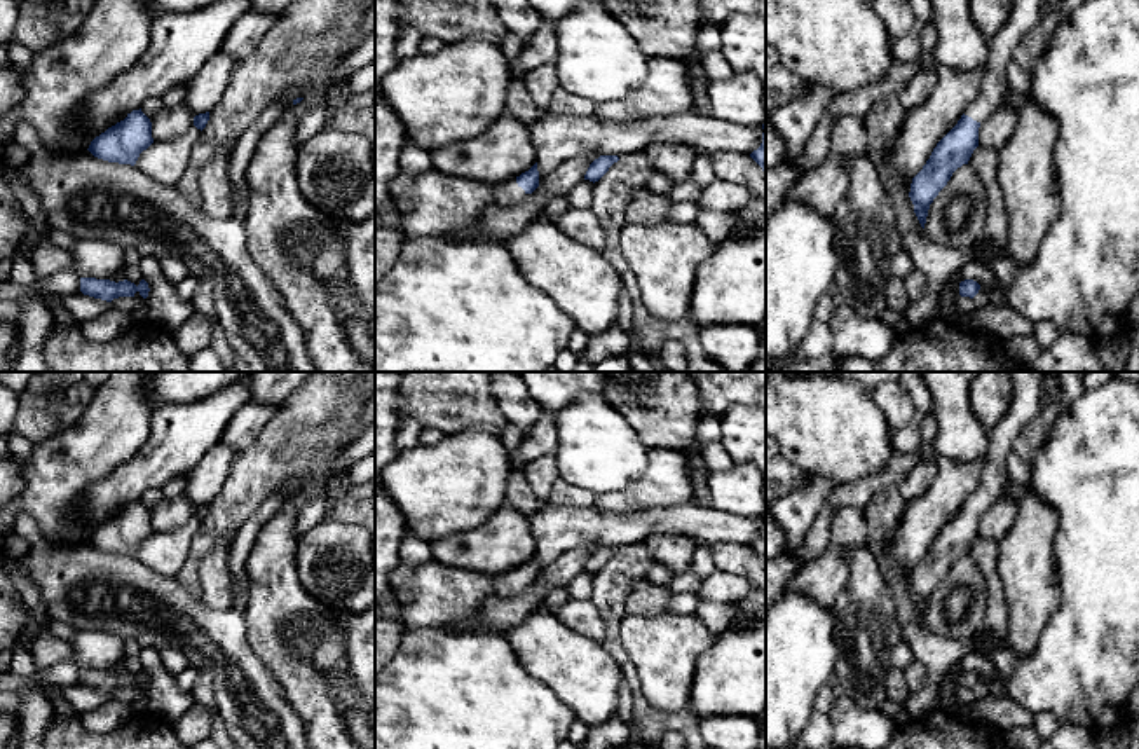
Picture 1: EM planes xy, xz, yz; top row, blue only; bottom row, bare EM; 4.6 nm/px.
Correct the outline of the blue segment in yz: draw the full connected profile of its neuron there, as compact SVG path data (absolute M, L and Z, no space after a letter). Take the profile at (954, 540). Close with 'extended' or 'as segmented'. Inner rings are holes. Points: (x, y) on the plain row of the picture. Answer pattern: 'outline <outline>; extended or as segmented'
outline M1006 372L1012 379L1012 400L1005 417L989 431L989 450L977 489L965 499L958 515L937 534L923 560L912 569L909 588L924 620L930 595L947 576L952 564L968 555L979 538L980 515L1003 498L1010 482L1006 457L1013 442L1040 409L1043 372Z; extended

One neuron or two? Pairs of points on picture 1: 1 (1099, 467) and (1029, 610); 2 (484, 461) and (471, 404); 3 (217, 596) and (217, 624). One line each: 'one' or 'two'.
1: two
2: two
3: two

